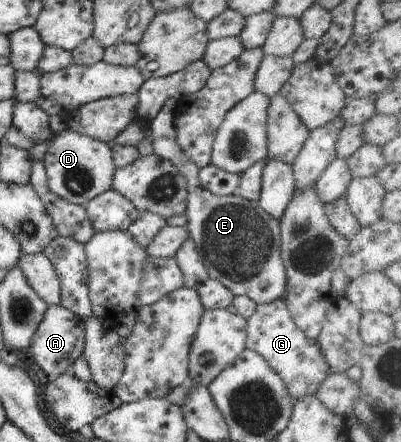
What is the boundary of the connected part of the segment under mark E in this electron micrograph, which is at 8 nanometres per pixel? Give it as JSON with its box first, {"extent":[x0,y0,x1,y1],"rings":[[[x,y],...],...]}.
{"extent":[148,98,286,304],"rings":[[[167,98],[160,112],[154,119],[148,122],[149,134],[152,143],[153,155],[166,159],[178,167],[180,175],[186,179],[186,193],[188,193],[188,203],[186,203],[185,229],[187,235],[194,241],[198,253],[208,265],[209,278],[216,279],[222,283],[226,289],[232,291],[232,295],[246,295],[256,304],[268,304],[270,301],[282,298],[286,293],[286,269],[280,255],[280,223],[272,215],[268,215],[257,202],[252,202],[242,198],[238,194],[227,196],[216,196],[209,193],[204,187],[200,186],[198,173],[200,167],[196,167],[190,157],[186,157],[184,149],[176,141],[176,131],[174,128],[175,111],[177,105],[176,98]]]}

